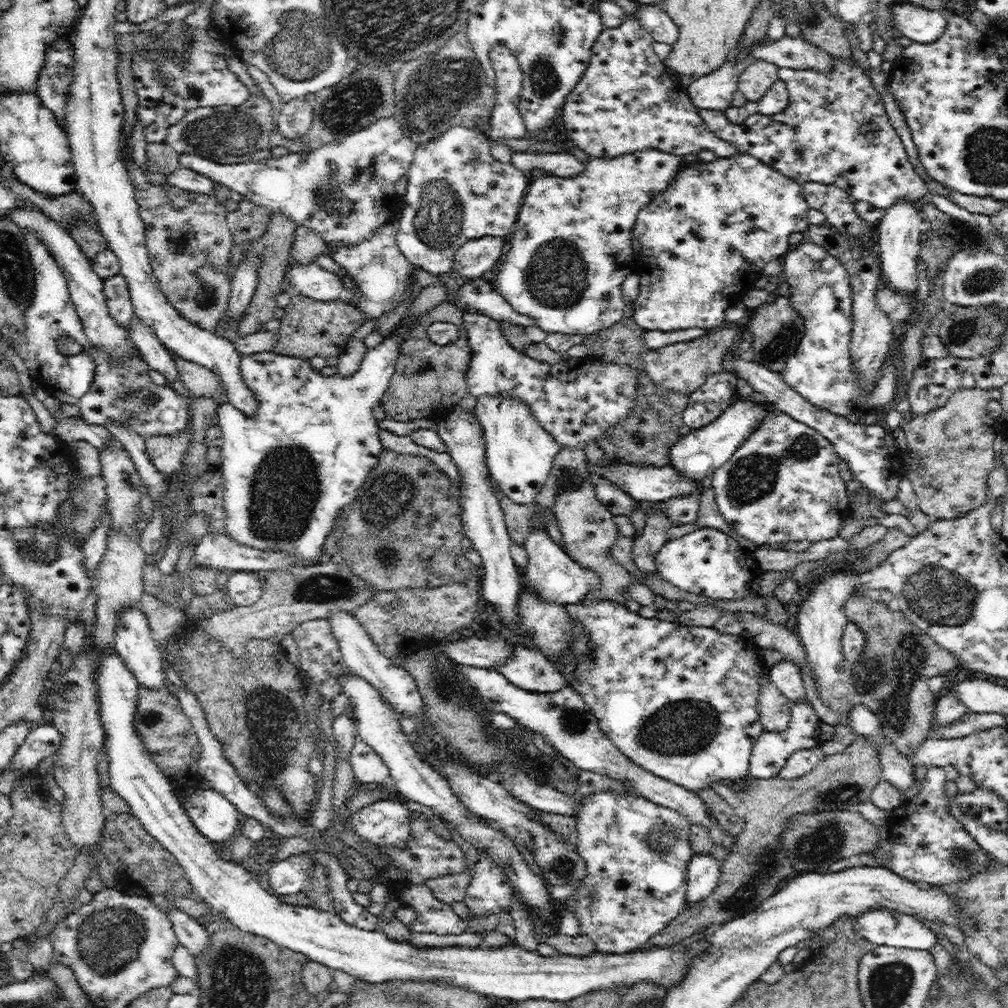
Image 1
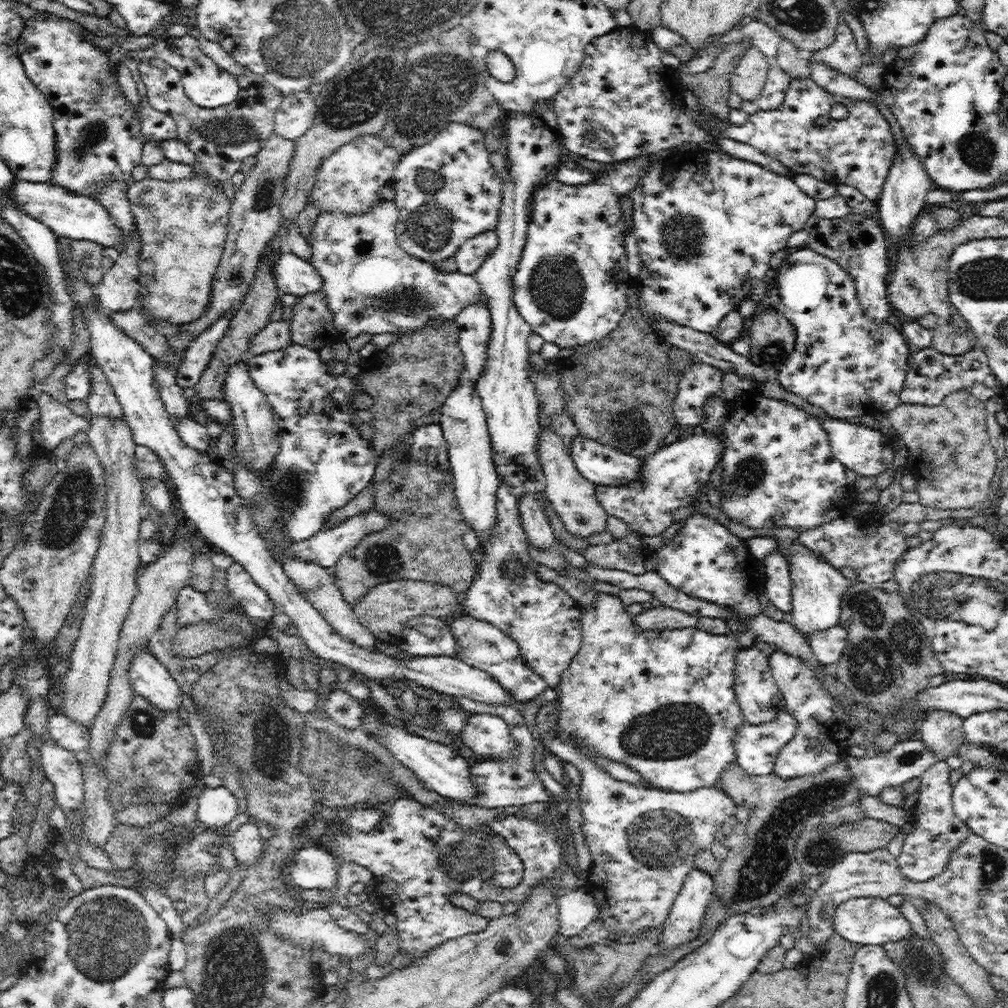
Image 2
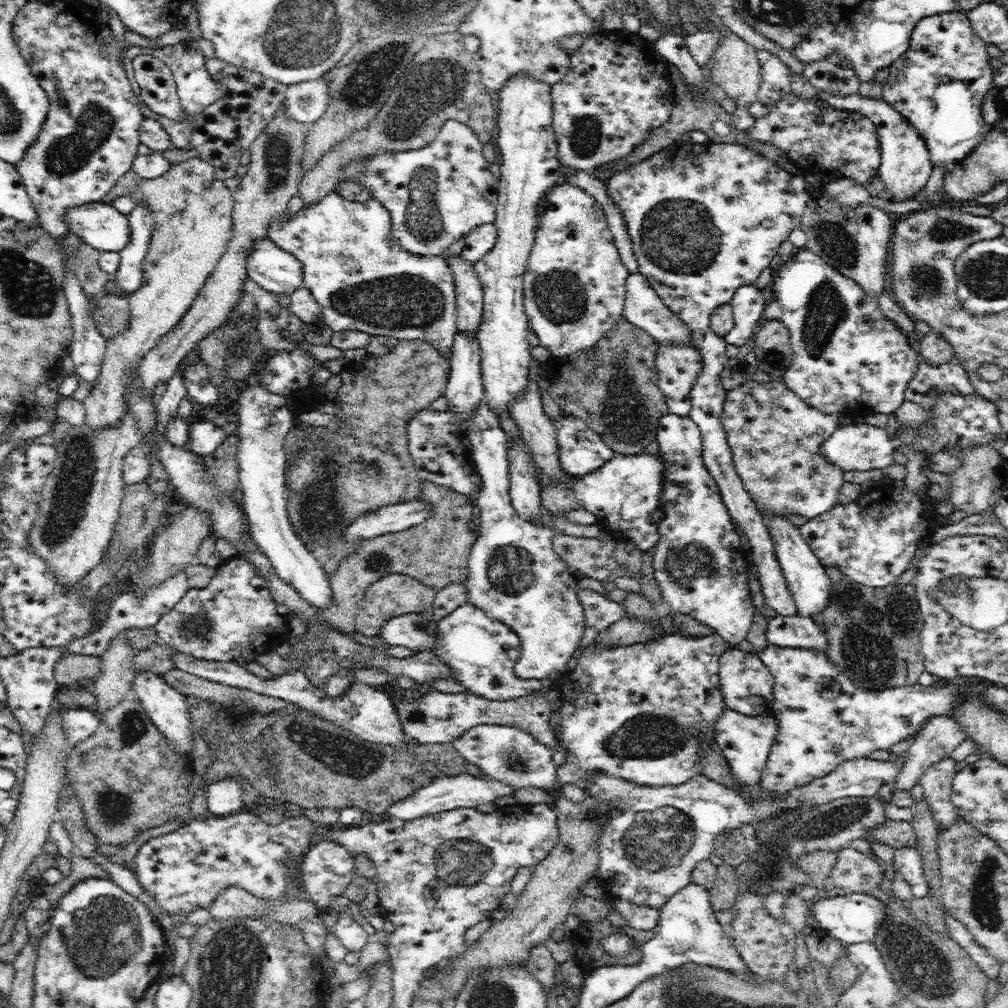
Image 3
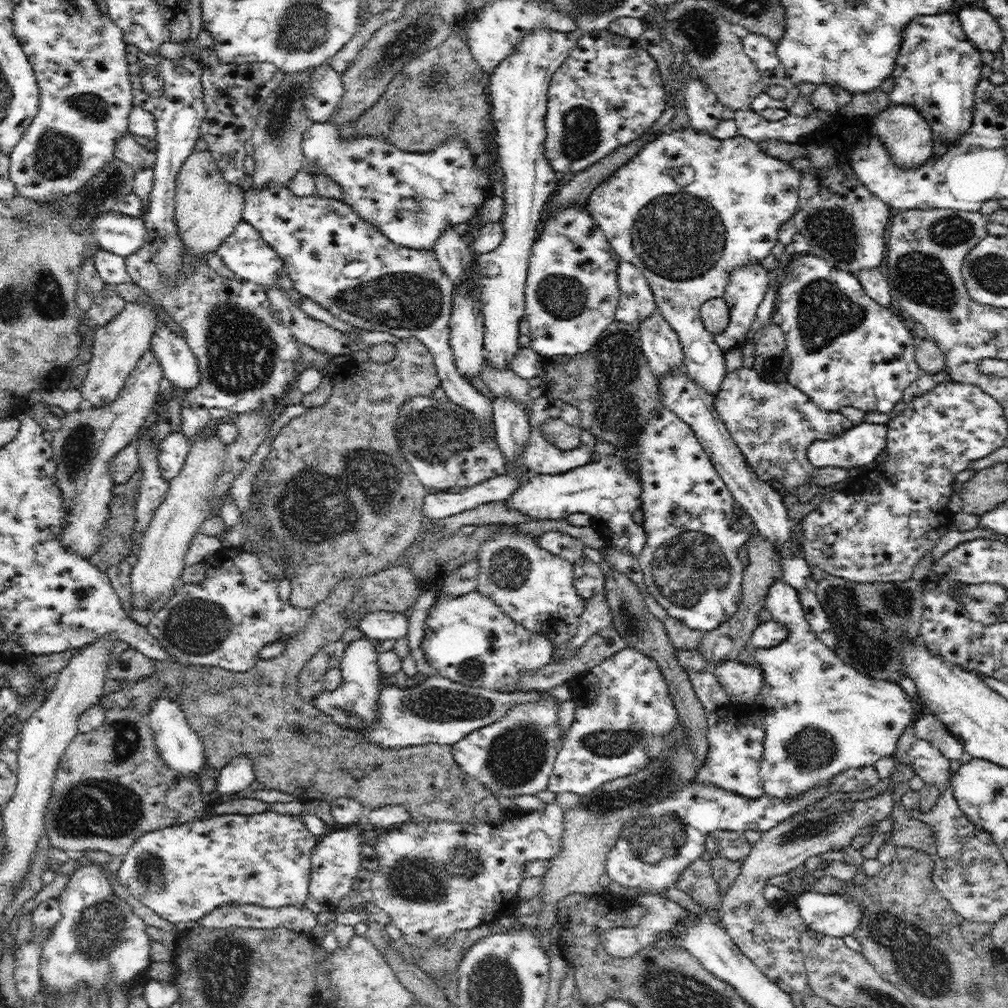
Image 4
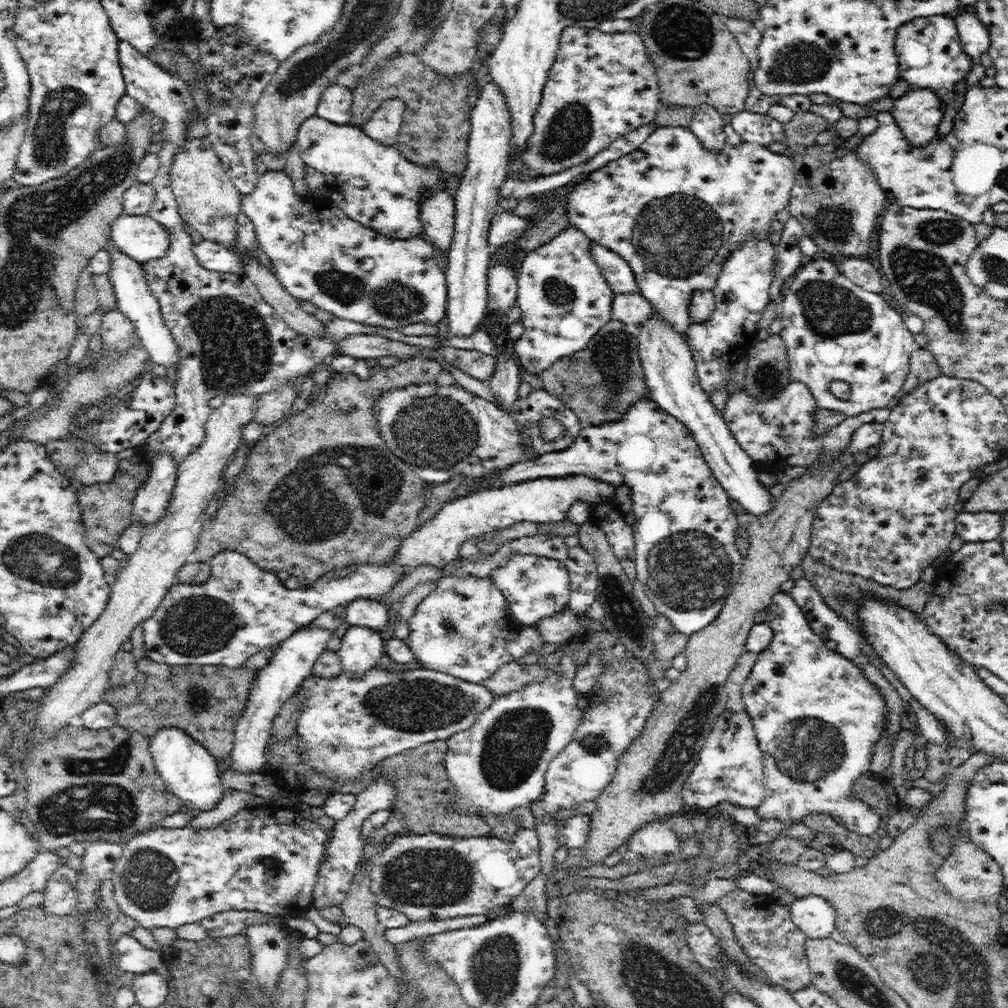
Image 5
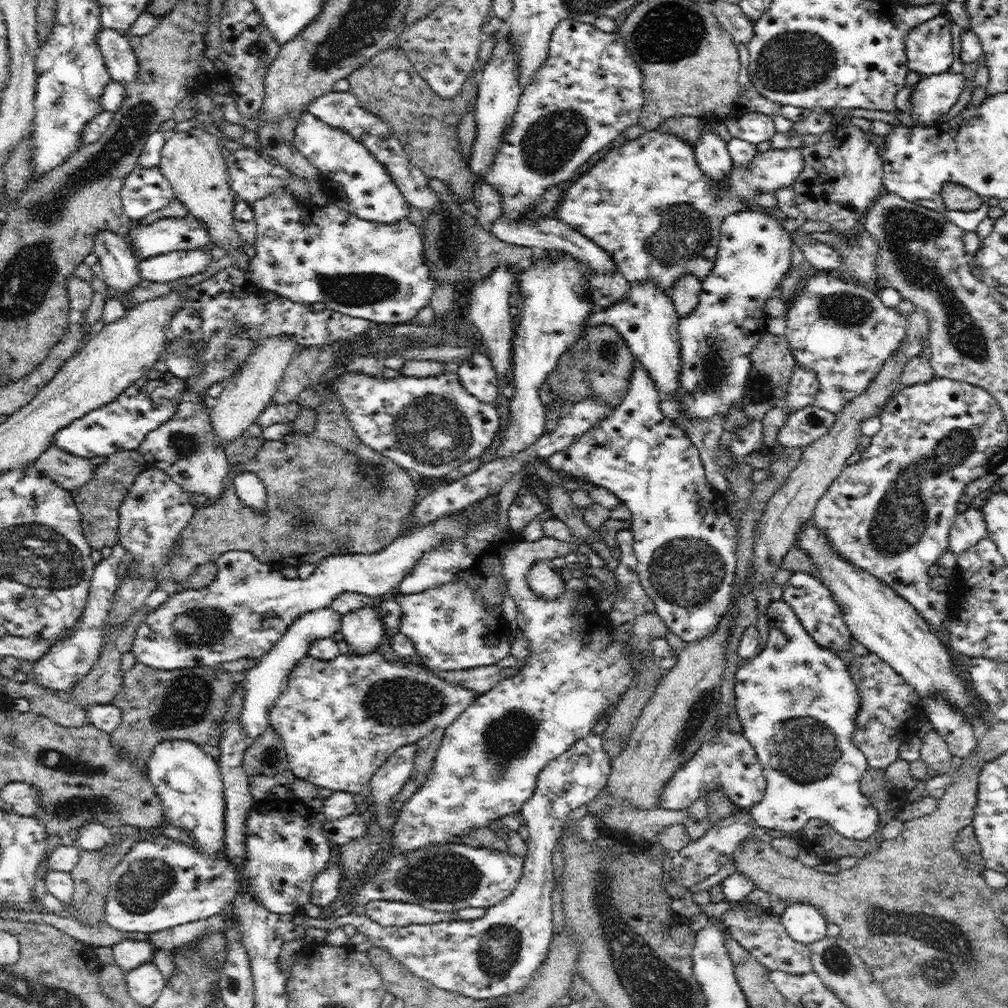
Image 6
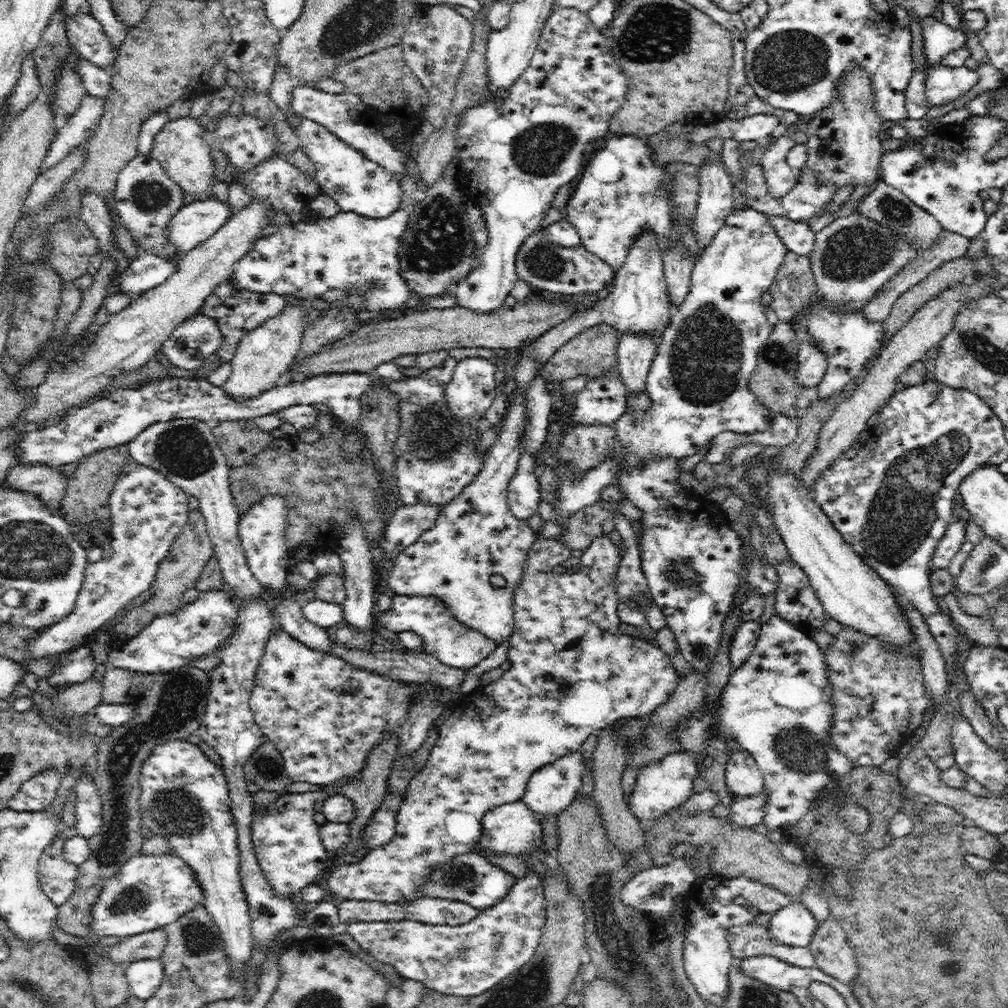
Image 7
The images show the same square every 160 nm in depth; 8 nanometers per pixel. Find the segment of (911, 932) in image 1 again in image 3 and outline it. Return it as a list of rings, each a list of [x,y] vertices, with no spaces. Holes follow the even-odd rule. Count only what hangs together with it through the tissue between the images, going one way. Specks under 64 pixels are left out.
[[[839,893],[825,896],[821,901],[812,906],[812,913],[818,923],[820,931],[827,932],[837,938],[843,944],[856,944],[858,942],[870,942],[874,940],[878,928],[884,925],[887,914],[887,906],[873,895],[864,893]]]

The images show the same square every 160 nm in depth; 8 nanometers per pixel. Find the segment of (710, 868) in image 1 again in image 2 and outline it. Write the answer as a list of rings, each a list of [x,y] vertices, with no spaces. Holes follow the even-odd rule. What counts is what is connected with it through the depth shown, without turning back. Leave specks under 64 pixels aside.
[[[694,867],[688,873],[666,921],[662,924],[660,944],[656,944],[655,952],[669,951],[672,947],[697,937],[714,892],[712,875]]]

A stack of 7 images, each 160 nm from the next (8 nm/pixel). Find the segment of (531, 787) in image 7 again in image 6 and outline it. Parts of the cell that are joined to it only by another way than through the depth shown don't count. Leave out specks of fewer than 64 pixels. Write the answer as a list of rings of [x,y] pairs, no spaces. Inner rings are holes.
[[[595,731],[578,739],[565,753],[544,767],[537,776],[536,791],[520,811],[530,832],[530,838],[526,842],[528,854],[524,857],[522,876],[512,894],[508,898],[504,898],[498,905],[486,909],[486,914],[482,918],[392,927],[382,926],[374,923],[368,916],[357,915],[356,912],[352,912],[339,918],[310,918],[310,916],[301,914],[296,916],[294,923],[298,926],[304,925],[307,929],[314,926],[314,928],[325,929],[326,931],[352,925],[356,927],[357,932],[365,934],[371,944],[386,949],[413,975],[426,979],[442,990],[456,992],[476,1000],[498,998],[504,994],[520,992],[530,982],[534,972],[544,964],[546,956],[548,956],[548,946],[552,941],[552,936],[554,936],[552,900],[550,899],[555,886],[552,851],[556,850],[559,844],[558,839],[561,838],[562,828],[566,825],[569,814],[574,809],[593,802],[607,787],[610,774],[610,755],[602,747],[602,733]]]

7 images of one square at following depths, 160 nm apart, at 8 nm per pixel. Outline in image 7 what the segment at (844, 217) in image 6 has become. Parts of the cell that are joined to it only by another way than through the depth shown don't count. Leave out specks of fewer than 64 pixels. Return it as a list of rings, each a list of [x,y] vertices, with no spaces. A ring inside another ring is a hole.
[[[852,66],[850,70],[844,70],[844,74],[840,76],[836,84],[837,96],[832,100],[832,104],[810,115],[810,120],[806,124],[808,154],[805,167],[813,172],[819,184],[829,186],[833,192],[841,186],[856,187],[860,184],[867,184],[871,189],[880,180],[880,162],[884,151],[878,132],[884,120],[878,116],[873,107],[871,99],[874,98],[874,93],[872,93],[870,83],[869,74],[861,66]]]

